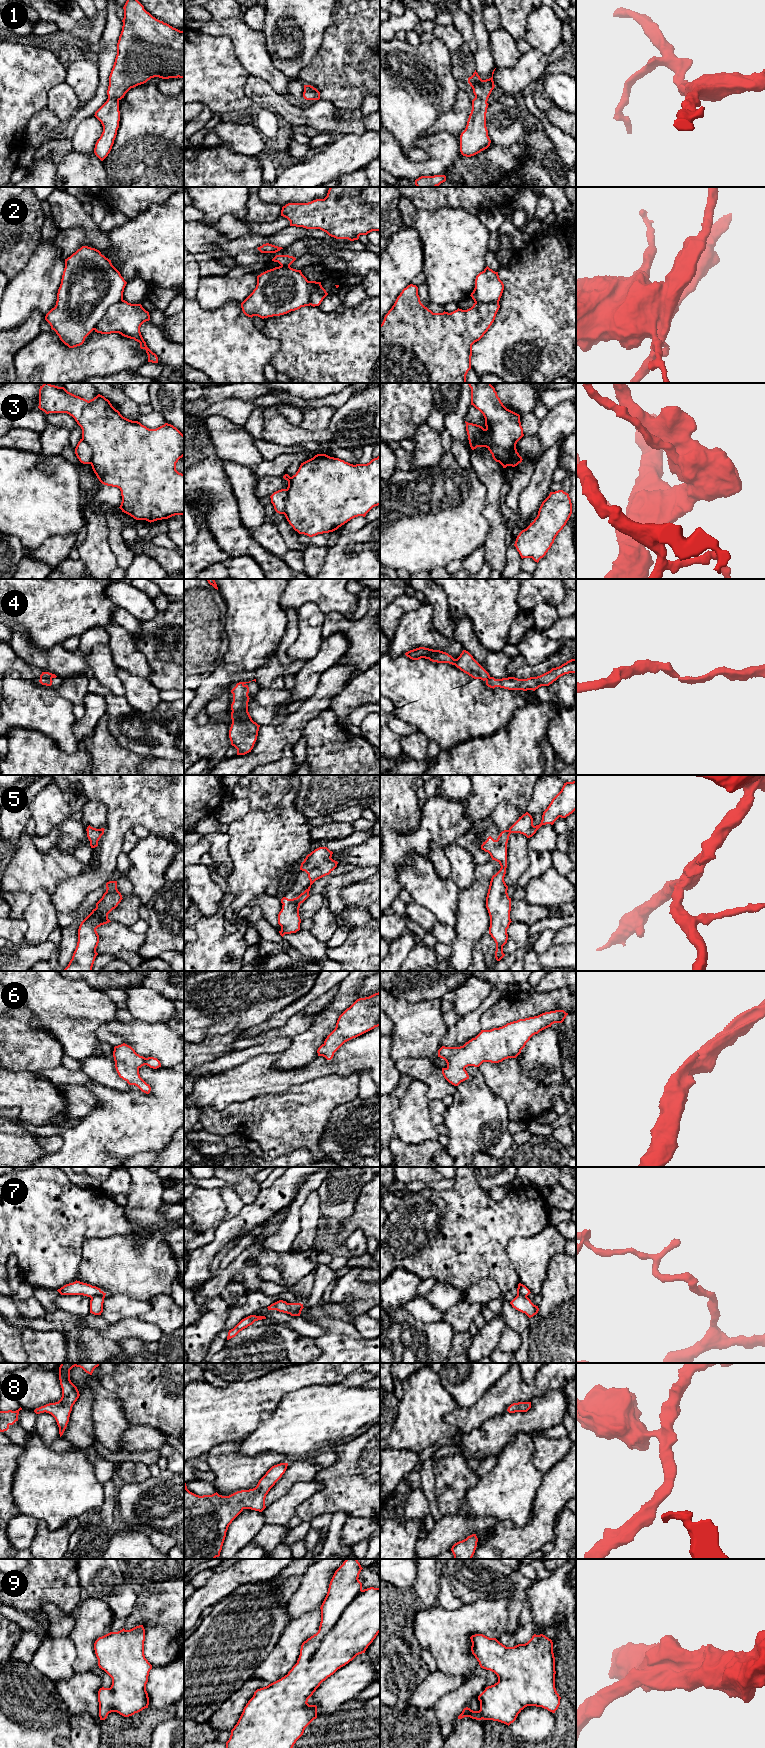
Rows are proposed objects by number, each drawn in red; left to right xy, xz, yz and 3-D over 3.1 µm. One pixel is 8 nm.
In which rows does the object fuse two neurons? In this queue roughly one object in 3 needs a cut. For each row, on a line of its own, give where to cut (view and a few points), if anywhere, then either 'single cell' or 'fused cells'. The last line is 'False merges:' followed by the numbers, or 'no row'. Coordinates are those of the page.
1: no cut | single cell
2: xy (122, 299), (115, 302), (108, 309), (93, 329) | fused cells
3: yz (484, 429), (487, 439), (493, 445), (509, 451), (516, 451) | fused cells
4: no cut | single cell
5: no cut | single cell
6: no cut | single cell
7: xy (104, 1294), (98, 1294), (91, 1298) | fused cells
8: no cut | single cell
9: no cut | single cell
False merges: 2, 3, 7

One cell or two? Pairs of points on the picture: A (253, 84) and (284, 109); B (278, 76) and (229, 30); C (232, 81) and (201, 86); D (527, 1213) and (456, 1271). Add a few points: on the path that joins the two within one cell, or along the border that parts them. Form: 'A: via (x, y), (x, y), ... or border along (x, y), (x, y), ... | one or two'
A: via (261, 92), (276, 102) | one
B: via (266, 67), (241, 42) | one
C: via (224, 81), (209, 81) | one
D: via (509, 1218), (474, 1253) | one

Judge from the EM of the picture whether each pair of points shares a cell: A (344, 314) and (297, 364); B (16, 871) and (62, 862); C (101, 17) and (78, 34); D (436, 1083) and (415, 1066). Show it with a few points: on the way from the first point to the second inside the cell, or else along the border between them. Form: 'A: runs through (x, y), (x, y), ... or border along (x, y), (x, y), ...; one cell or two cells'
A: runs through (335, 326), (309, 352); one cell
B: runs through (27, 871), (46, 870), (51, 867); one cell
C: runs through (98, 23), (87, 34), (84, 34); one cell
D: runs through (431, 1078), (420, 1069); one cell

